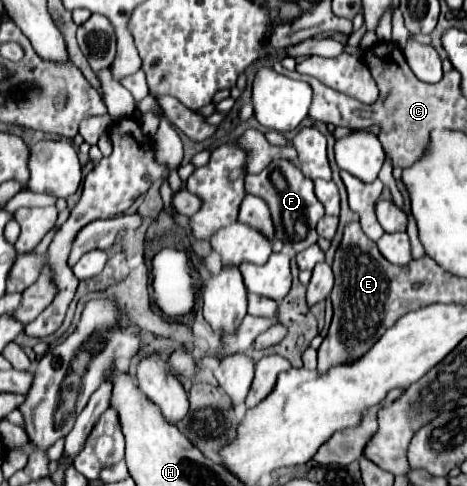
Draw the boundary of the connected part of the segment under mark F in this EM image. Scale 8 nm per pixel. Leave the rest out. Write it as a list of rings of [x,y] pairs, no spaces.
[[[275,160],[265,168],[261,174],[247,174],[245,188],[249,194],[259,196],[267,202],[271,210],[271,220],[275,226],[275,236],[283,242],[295,248],[295,252],[301,252],[317,242],[315,226],[325,216],[325,210],[317,196],[313,194],[313,182],[307,180],[299,168],[295,168],[289,160]]]

